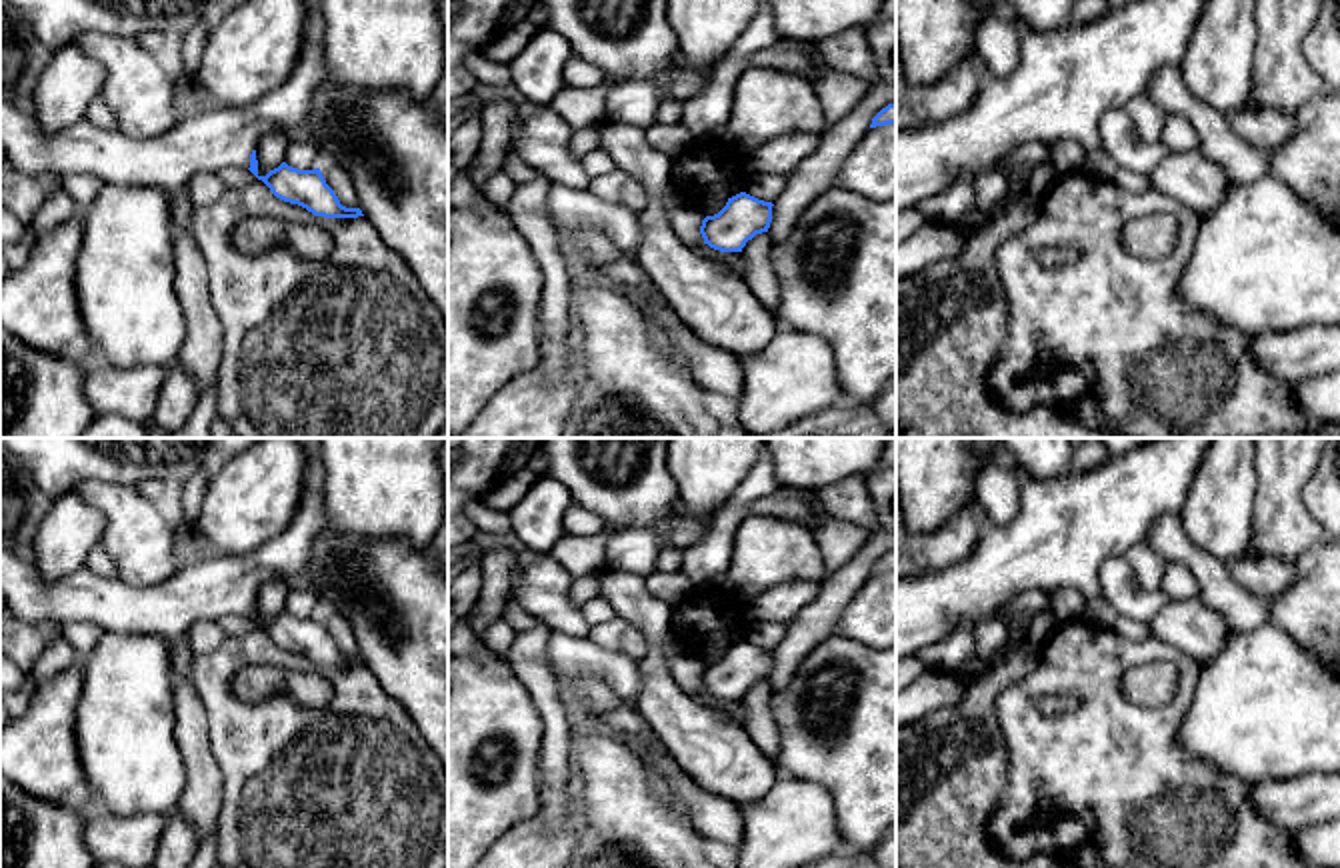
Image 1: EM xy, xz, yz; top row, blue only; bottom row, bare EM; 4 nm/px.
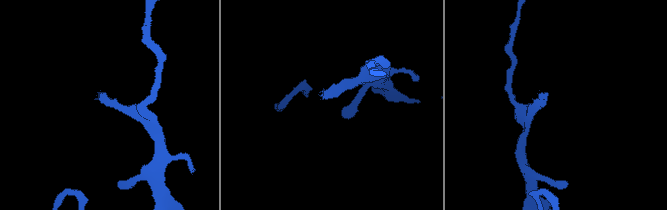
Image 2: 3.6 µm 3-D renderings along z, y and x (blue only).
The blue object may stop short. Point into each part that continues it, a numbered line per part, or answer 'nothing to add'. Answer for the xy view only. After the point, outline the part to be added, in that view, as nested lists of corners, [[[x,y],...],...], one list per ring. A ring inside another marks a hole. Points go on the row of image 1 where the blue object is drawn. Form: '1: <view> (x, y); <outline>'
1: xy (210, 140); [[[304,0],[300,56],[288,80],[244,108],[184,114],[166,134],[132,140],[86,118],[60,134],[42,132],[34,116],[0,100],[0,144],[8,162],[28,174],[94,174],[114,186],[186,190],[202,172],[250,168],[250,154],[266,132],[306,126],[318,90],[330,80],[324,58],[324,20],[318,0]]]

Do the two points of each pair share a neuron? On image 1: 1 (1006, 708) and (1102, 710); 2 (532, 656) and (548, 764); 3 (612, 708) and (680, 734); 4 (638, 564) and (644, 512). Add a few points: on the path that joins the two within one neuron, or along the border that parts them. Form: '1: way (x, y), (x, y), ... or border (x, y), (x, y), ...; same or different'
1: way (1030, 728), (1078, 728); same
2: way (540, 682), (554, 714), (554, 738); same
3: border (634, 708), (652, 732); different
4: border (676, 514), (662, 528), (612, 530); different

